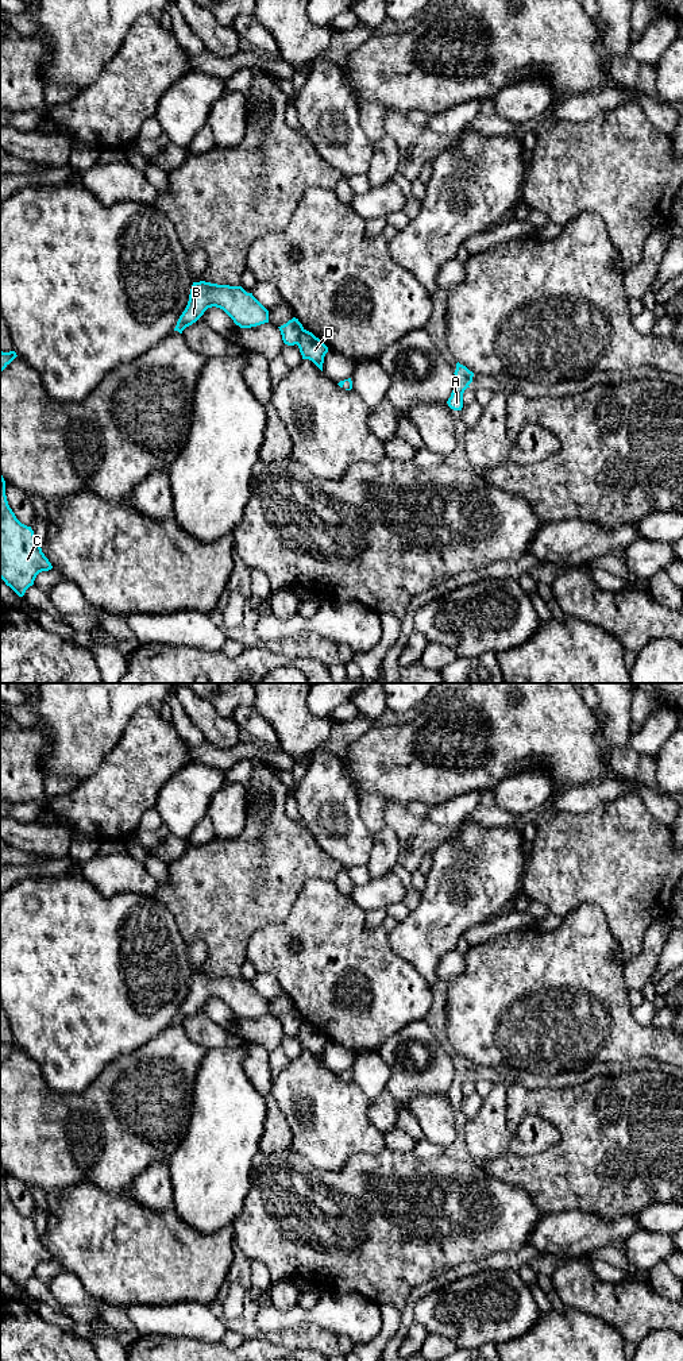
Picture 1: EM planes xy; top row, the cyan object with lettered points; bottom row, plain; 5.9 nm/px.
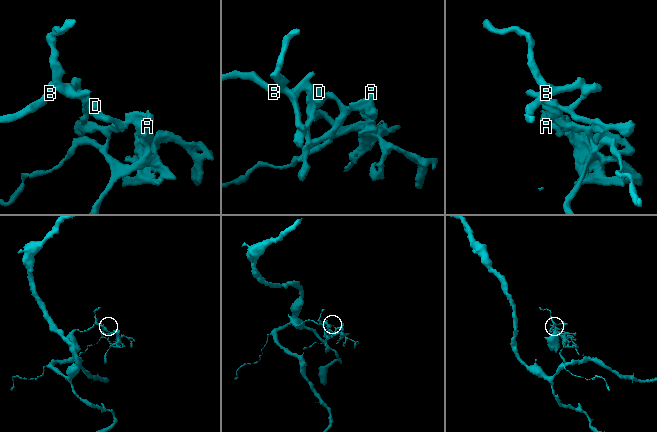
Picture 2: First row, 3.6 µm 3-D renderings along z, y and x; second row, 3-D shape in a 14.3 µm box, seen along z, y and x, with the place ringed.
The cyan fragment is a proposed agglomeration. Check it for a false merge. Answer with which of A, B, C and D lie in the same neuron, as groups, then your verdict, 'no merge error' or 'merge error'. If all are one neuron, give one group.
A D / B C | merge error

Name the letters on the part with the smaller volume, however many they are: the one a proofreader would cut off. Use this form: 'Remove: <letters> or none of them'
Remove: B, C

